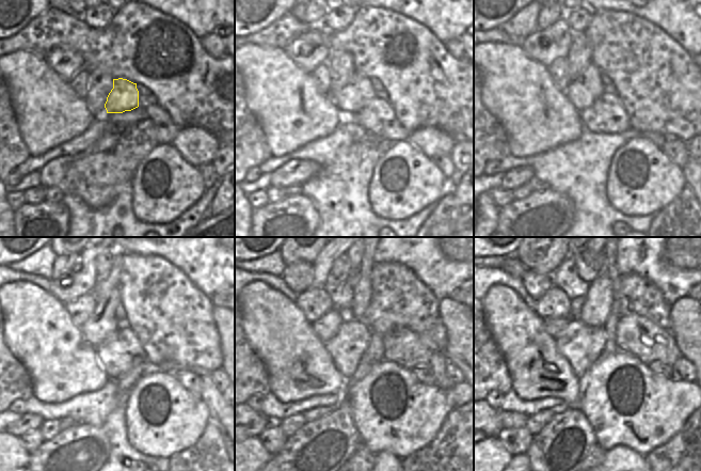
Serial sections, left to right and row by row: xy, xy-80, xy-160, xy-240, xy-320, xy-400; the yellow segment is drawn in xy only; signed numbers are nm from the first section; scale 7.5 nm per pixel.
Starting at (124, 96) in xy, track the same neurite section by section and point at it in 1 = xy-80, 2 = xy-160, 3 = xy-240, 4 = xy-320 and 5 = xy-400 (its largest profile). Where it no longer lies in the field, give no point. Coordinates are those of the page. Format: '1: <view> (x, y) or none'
1: xy-80 (359, 91)
2: xy-160 (583, 92)
3: xy-240 (96, 330)
4: xy-320 (327, 327)
5: xy-400 (553, 326)

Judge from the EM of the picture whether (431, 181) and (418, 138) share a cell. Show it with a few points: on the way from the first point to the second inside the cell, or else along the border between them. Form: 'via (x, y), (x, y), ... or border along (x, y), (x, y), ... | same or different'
border along (408, 140), (432, 160) | different

